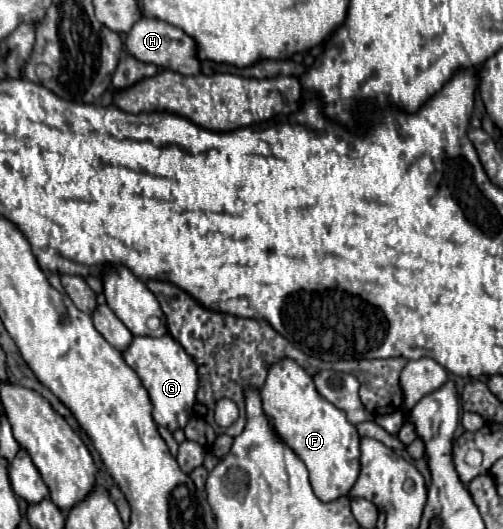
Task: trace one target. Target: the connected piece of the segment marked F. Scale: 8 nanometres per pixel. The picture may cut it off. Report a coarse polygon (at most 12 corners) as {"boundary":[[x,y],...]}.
{"boundary":[[289,358],[261,392],[315,496],[347,496],[361,438]]}

